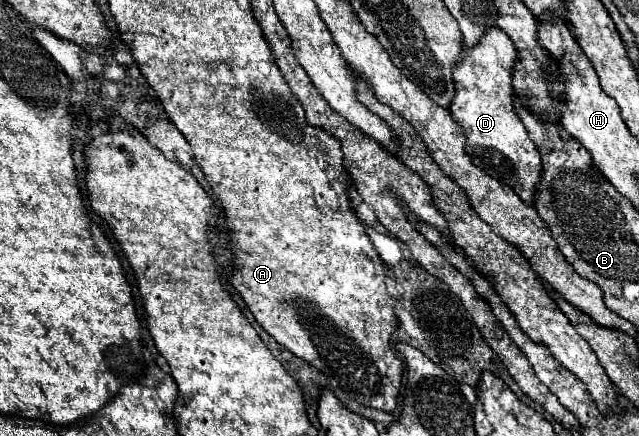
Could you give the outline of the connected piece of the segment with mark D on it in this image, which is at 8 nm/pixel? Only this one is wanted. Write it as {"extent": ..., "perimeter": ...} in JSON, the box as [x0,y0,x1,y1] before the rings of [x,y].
{"extent":[449,27,541,205],"perimeter":[[[491,27],[473,47],[463,47],[463,57],[453,67],[455,95],[449,103],[449,111],[467,137],[465,153],[471,161],[489,177],[509,185],[527,205],[531,205],[535,185],[541,177],[541,157],[537,147],[529,141],[519,117],[513,113],[511,67],[515,59],[517,51],[499,27]]]}

